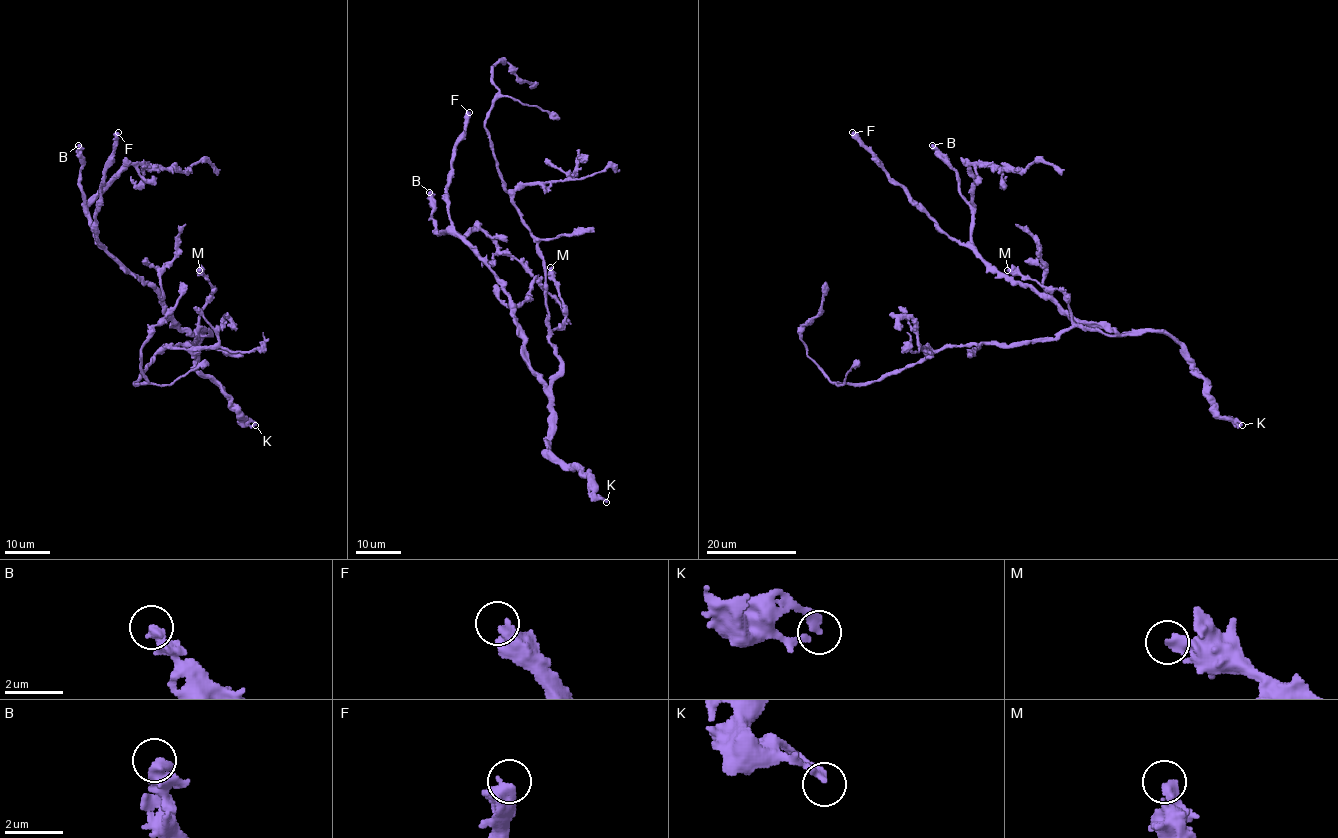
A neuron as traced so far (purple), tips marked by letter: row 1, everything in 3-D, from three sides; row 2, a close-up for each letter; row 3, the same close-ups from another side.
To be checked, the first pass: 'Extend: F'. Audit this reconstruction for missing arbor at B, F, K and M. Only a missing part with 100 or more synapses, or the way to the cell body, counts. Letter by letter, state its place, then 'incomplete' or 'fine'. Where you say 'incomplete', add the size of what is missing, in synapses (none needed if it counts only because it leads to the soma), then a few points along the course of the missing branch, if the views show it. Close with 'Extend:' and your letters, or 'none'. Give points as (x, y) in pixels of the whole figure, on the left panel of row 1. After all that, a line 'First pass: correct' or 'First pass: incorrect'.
B: place (78, 145); fine
F: place (118, 132); incomplete; 120 synapses; course (118, 132), (118, 123), (139, 103), (153, 101), (164, 104), (173, 100)
K: place (255, 425); fine
M: place (199, 270); fine
Extend: F
First pass: correct

